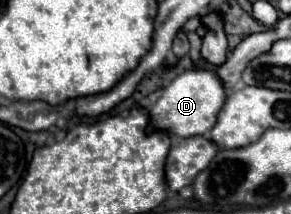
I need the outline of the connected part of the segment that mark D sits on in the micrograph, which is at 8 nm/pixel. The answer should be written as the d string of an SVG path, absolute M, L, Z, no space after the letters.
M195 66L195 68L179 74L167 88L163 88L161 98L149 110L151 112L151 126L149 128L151 130L159 128L159 130L165 130L173 136L183 136L183 138L209 134L209 130L217 122L217 114L223 108L225 98L227 98L227 88L223 86L221 78L217 78L217 74L213 70L205 70L205 68Z

